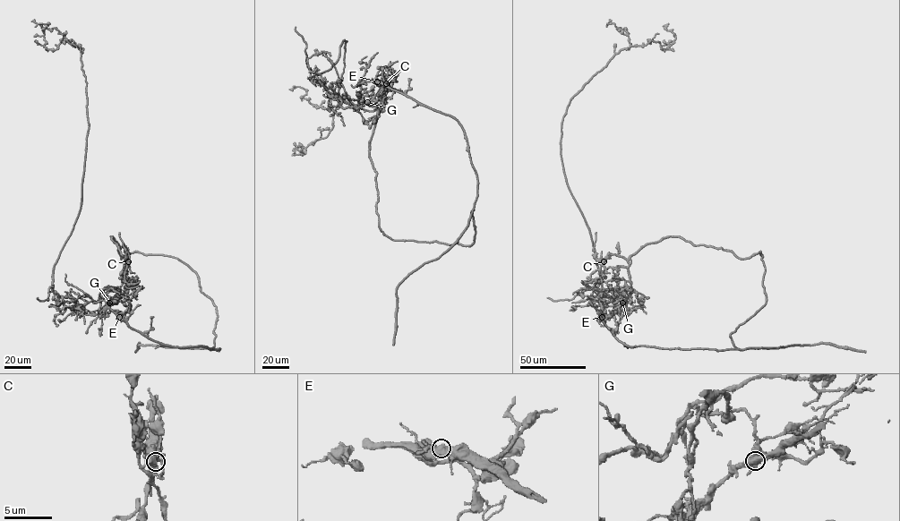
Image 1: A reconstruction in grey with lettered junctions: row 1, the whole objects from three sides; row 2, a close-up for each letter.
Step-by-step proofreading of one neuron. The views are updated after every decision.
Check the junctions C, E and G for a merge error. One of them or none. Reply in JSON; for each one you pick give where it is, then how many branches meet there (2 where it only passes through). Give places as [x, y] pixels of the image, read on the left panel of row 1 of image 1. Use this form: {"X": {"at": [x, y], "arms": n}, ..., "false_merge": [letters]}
{"G": {"at": [109, 303], "arms": 1}, "false_merge": ["G"]}

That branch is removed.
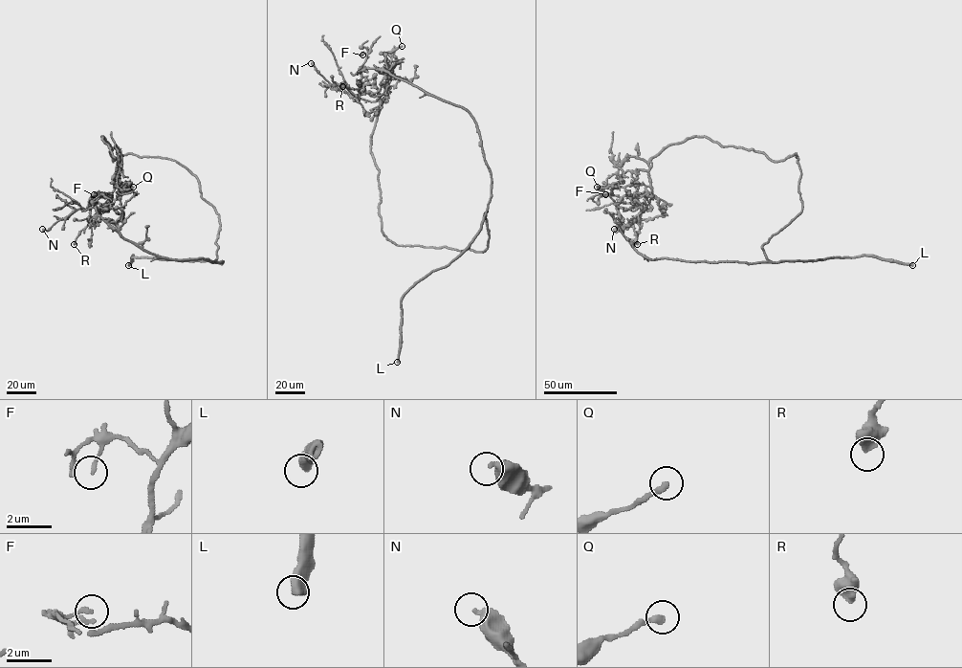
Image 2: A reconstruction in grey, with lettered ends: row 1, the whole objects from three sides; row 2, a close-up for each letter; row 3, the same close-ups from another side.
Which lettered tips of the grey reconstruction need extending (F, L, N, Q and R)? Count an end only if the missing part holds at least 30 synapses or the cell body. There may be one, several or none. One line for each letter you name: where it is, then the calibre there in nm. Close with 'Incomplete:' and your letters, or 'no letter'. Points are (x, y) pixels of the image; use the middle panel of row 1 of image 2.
L: at (397, 362); 550 nm thick
Incomplete: L

